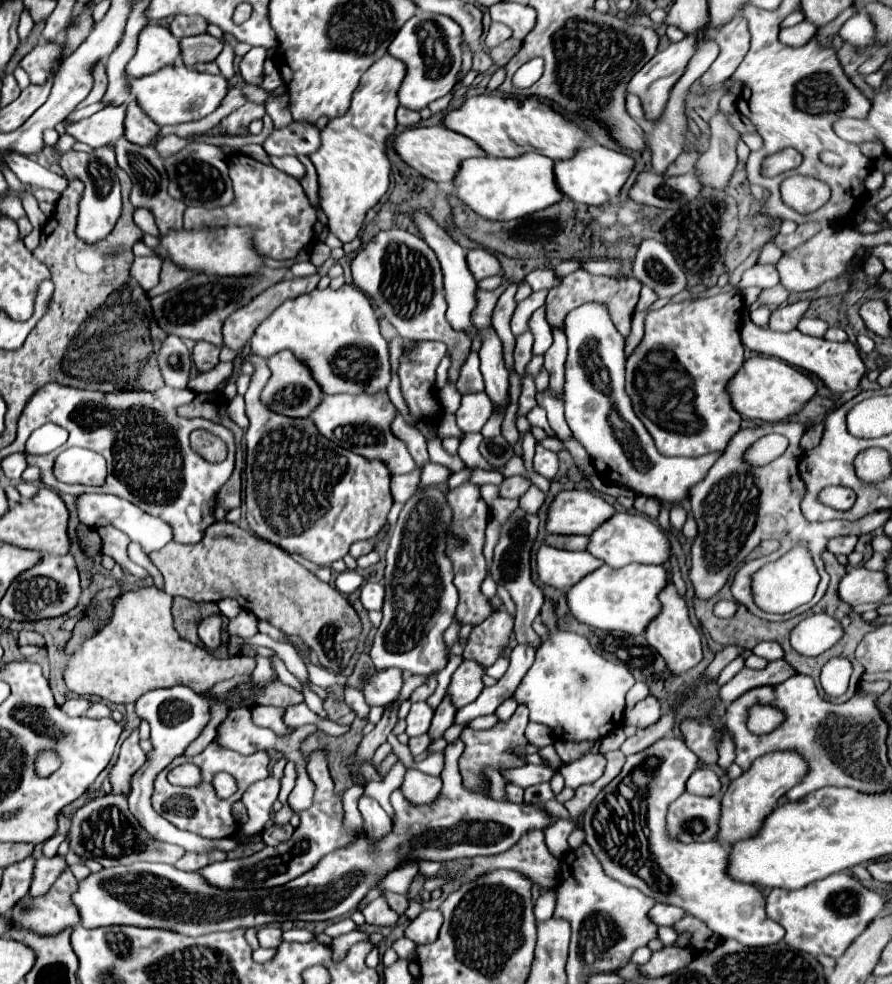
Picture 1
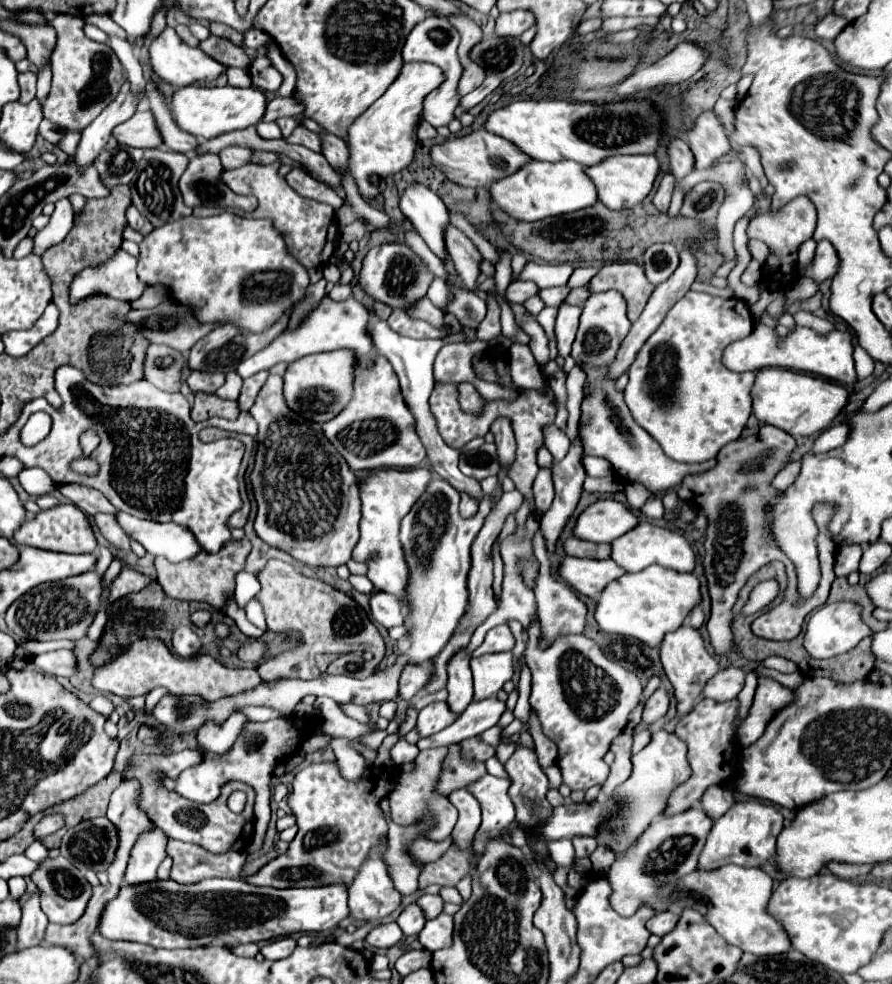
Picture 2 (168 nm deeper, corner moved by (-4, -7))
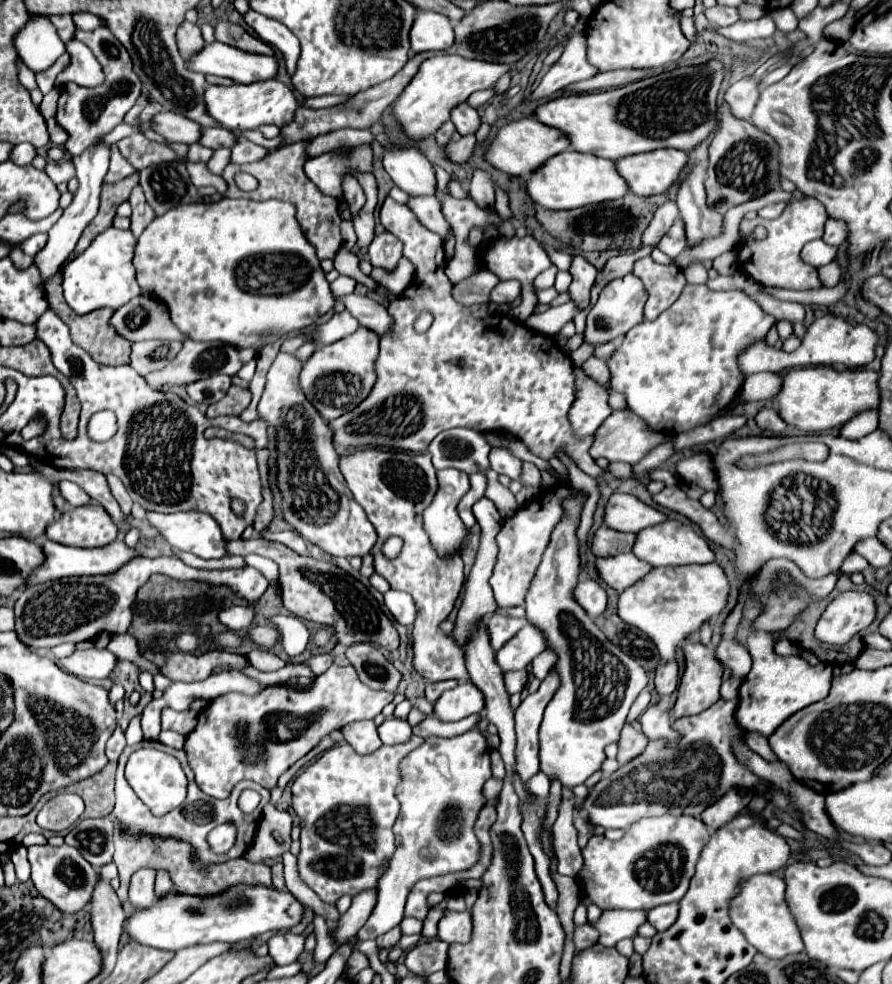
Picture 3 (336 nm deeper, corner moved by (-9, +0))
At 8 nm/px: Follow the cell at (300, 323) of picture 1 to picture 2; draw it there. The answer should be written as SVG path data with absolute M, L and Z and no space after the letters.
M325 297L321 301L321 305L315 311L311 311L311 315L301 323L299 329L279 335L275 341L271 341L271 345L267 345L259 353L255 353L253 357L243 361L237 367L237 373L241 375L241 379L247 379L247 377L259 373L261 369L273 367L275 363L281 363L281 361L291 363L305 355L325 353L325 351L335 351L335 349L353 349L357 355L357 369L363 369L367 365L373 365L373 357L371 357L373 343L371 343L371 337L367 335L367 321L369 321L369 311L353 297L349 297L347 301L341 301L341 303Z

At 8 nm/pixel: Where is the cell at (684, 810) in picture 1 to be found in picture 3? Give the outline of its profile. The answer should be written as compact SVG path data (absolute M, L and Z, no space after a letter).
M656 816L656 818L642 818L636 824L632 824L626 834L610 842L604 836L592 836L586 848L582 850L584 856L584 868L580 872L580 878L584 880L584 896L582 902L588 906L590 902L598 904L600 910L608 908L626 908L626 910L652 910L660 904L680 902L684 894L688 892L690 880L694 876L694 868L698 862L698 856L702 848L706 846L710 838L708 826L694 816Z

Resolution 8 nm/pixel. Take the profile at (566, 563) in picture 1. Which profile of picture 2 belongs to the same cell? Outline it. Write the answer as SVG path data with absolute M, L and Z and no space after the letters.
M565 557L559 573L579 593L587 597L599 597L599 593L609 585L609 581L625 575L625 569L615 565L613 559L587 561L577 557Z

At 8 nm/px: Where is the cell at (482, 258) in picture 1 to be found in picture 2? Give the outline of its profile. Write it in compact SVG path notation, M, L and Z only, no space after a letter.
M447 225L447 229L443 231L443 237L445 237L445 245L447 245L447 255L455 263L455 269L457 269L459 277L463 279L465 287L471 291L476 291L477 295L486 299L486 293L478 291L477 284L475 284L475 279L479 275L481 255L475 249L475 245L471 243L471 239L467 239L453 225Z

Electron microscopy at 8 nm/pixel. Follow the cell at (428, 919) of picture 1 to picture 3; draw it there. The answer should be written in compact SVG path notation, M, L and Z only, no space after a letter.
M446 910L438 922L438 938L452 944L452 942L468 942L472 932L470 912L452 912Z

